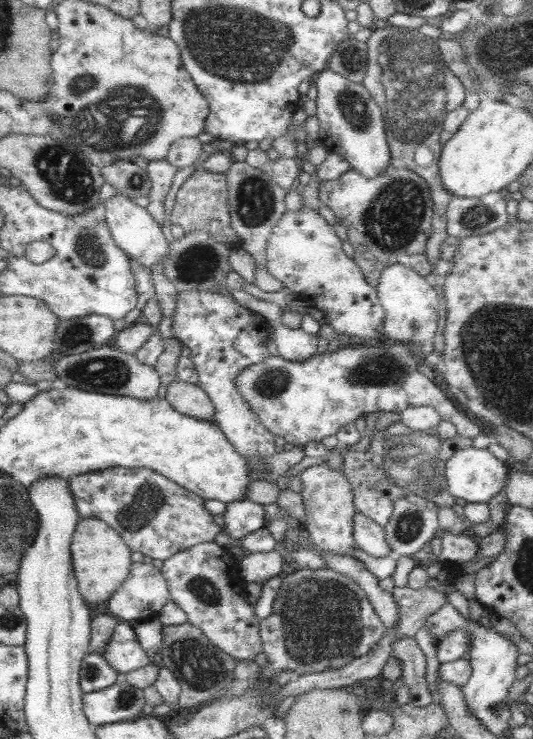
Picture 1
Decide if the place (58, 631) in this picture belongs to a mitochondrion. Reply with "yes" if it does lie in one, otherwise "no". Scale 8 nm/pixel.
no

